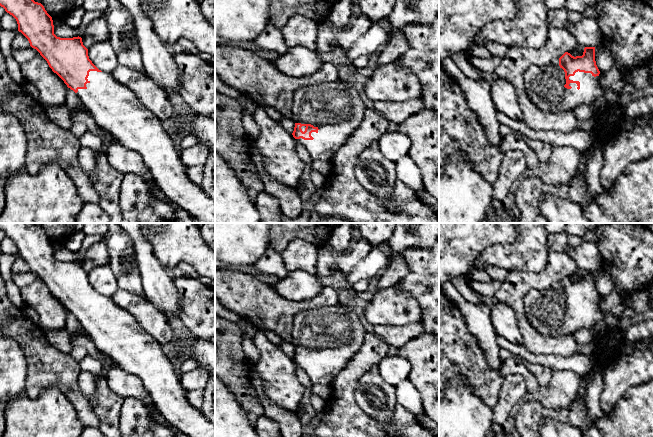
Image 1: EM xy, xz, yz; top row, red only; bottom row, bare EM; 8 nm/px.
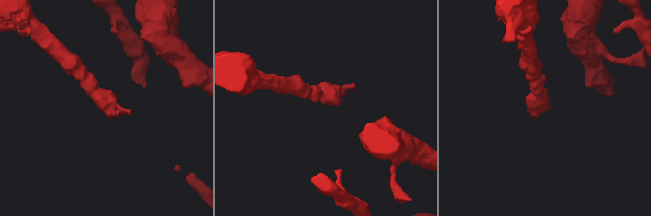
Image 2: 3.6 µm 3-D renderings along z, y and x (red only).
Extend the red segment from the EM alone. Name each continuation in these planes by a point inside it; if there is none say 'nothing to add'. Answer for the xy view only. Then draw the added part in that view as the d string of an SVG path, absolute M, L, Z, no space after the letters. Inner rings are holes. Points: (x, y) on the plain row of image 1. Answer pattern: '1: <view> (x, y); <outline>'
1: xy (114, 331); M90 295L87 303L87 312L78 313L77 316L86 334L98 350L141 380L156 409L168 424L188 437L215 437L215 425L187 400L187 391L171 361L164 354L162 345L138 324L134 316L111 298Z

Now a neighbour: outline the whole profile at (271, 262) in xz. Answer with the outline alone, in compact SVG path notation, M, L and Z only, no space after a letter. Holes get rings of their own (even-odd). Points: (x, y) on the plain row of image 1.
M271 243L268 244L264 255L254 264L256 269L264 274L276 276L278 279L283 279L288 275L288 270L285 268L281 254L278 254Z

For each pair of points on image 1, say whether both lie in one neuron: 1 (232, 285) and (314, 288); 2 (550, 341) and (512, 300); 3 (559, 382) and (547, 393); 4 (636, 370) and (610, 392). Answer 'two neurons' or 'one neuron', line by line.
1: two neurons
2: one neuron
3: one neuron
4: one neuron

